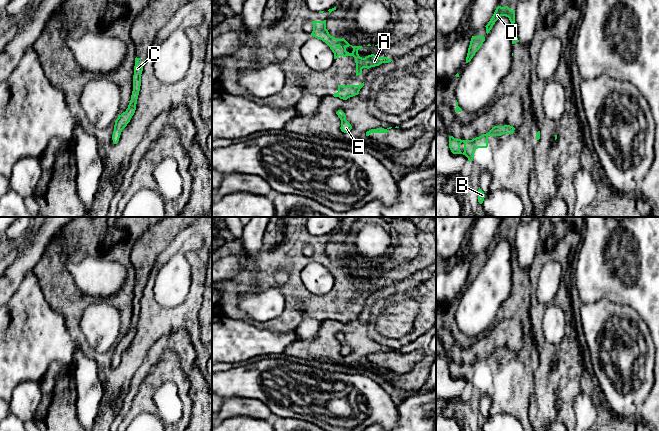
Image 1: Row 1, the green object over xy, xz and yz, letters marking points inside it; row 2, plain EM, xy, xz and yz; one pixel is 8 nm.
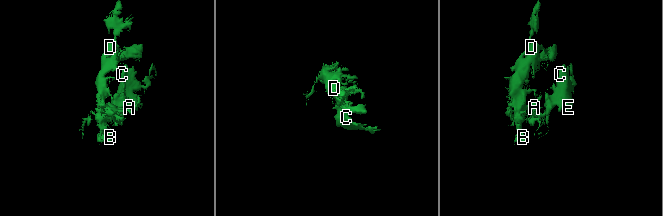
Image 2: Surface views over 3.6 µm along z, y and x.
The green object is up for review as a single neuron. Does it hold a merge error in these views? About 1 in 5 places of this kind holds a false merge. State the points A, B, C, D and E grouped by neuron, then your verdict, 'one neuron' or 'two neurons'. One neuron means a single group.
A B C D E | one neuron

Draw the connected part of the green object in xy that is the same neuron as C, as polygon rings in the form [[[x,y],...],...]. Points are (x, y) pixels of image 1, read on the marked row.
[[[137,57],[135,58],[134,75],[133,75],[133,91],[132,91],[131,100],[128,105],[128,108],[126,109],[125,112],[119,115],[115,121],[114,131],[112,135],[112,140],[114,144],[118,143],[122,130],[130,122],[136,110],[137,99],[138,99],[140,86],[141,86],[141,74],[143,71],[143,64],[145,63],[144,60],[141,64],[139,64],[138,62],[140,60],[141,58],[137,58]]]

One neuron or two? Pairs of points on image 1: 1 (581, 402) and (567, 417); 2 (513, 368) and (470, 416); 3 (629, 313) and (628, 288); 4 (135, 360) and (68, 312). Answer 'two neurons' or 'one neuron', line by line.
1: two neurons
2: one neuron
3: two neurons
4: one neuron

